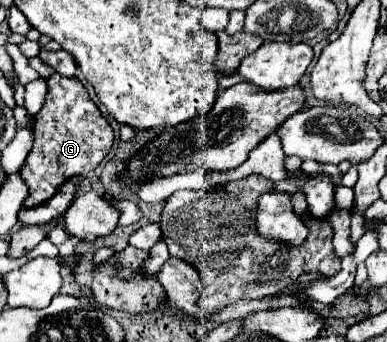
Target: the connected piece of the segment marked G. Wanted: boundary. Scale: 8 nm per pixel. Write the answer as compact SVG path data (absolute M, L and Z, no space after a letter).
M53 73L47 79L47 97L43 109L35 115L35 145L21 167L21 175L29 187L25 209L51 199L65 179L91 173L113 145L113 129L91 101L87 89L77 77Z

